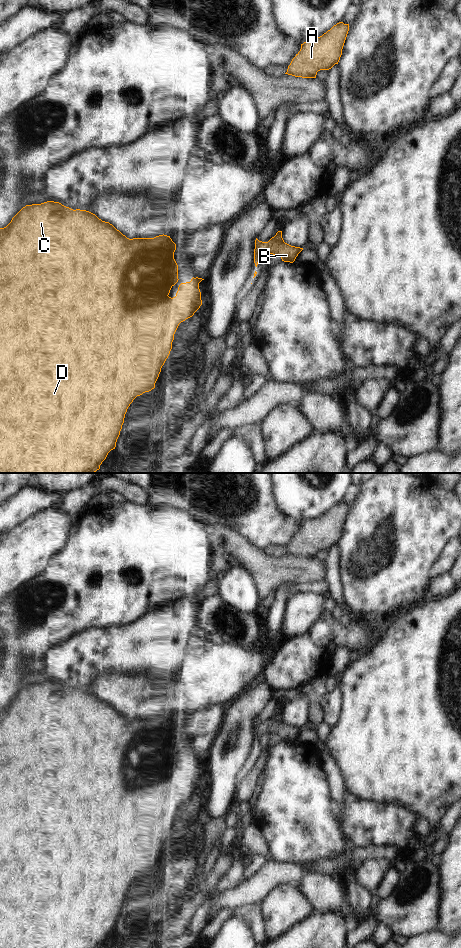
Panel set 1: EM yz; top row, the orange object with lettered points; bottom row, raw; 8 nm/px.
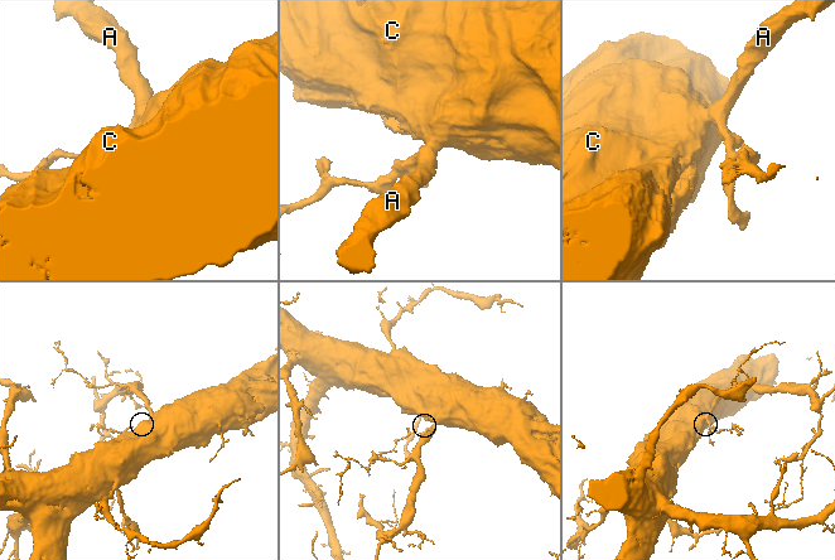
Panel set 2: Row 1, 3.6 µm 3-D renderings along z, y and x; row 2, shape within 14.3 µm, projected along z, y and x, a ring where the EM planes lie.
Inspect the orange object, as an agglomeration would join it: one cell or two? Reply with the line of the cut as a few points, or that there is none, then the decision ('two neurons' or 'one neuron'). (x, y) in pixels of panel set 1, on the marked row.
no cut | one neuron

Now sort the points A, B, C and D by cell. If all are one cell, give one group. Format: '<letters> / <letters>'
A B C D

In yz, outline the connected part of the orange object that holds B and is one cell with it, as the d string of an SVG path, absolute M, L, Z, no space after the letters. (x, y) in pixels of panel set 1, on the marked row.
M278 231L268 242L255 240L254 263L257 267L259 259L266 254L278 255L282 261L293 263L303 248L291 246L284 242L282 231Z

